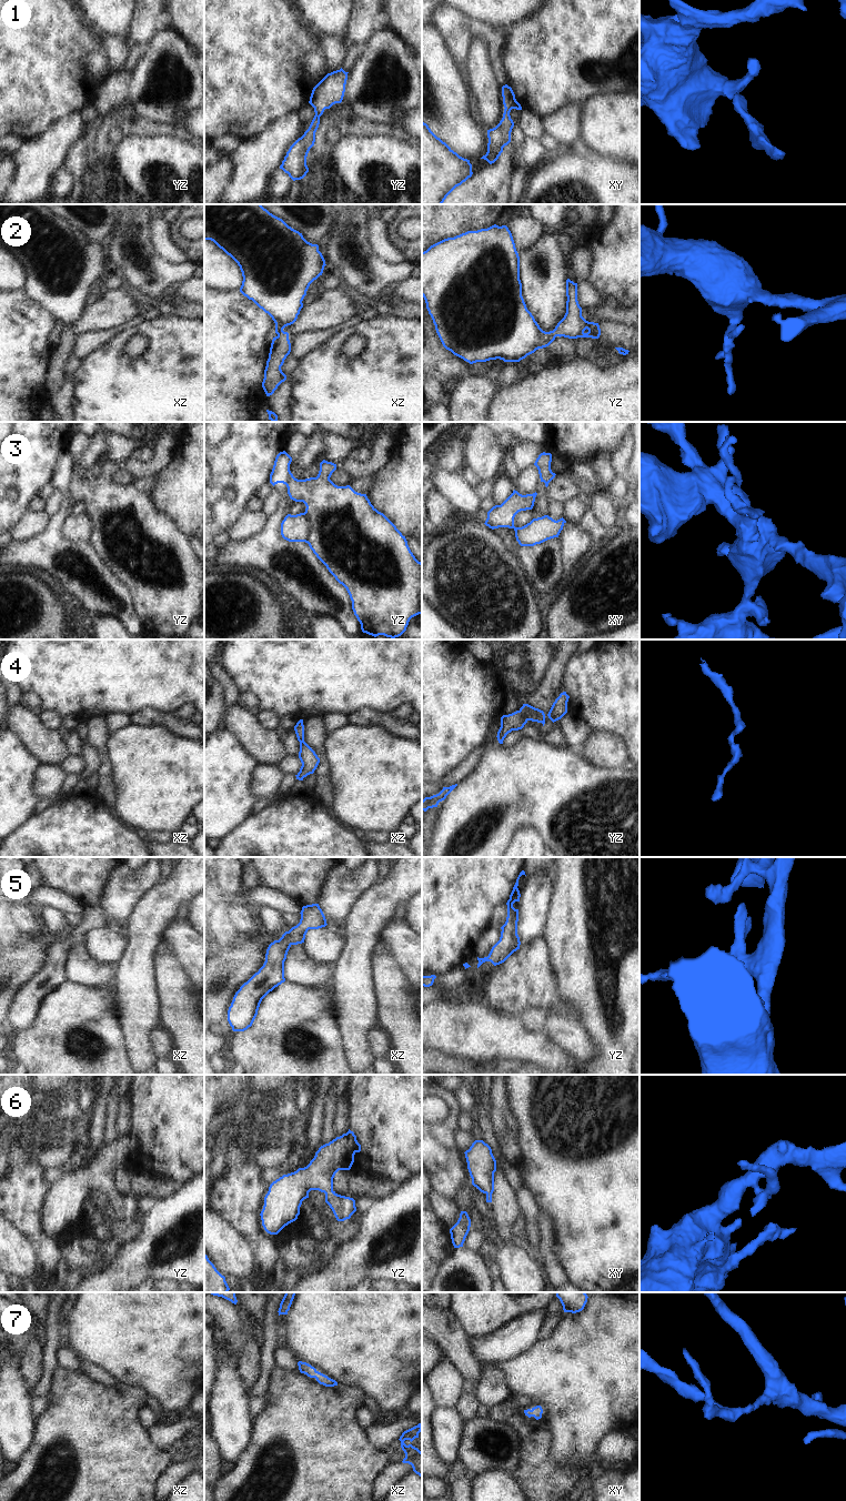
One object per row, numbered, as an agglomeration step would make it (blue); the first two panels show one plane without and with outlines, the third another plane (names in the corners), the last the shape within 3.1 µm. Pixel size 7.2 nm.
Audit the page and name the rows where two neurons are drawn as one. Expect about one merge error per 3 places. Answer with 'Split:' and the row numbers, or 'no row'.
Split: 3

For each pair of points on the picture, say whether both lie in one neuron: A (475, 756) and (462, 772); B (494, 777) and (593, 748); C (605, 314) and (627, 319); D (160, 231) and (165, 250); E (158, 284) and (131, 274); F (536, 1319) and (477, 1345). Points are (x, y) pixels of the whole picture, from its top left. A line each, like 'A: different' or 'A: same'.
A: same
B: different
C: same
D: same
E: same
F: same

